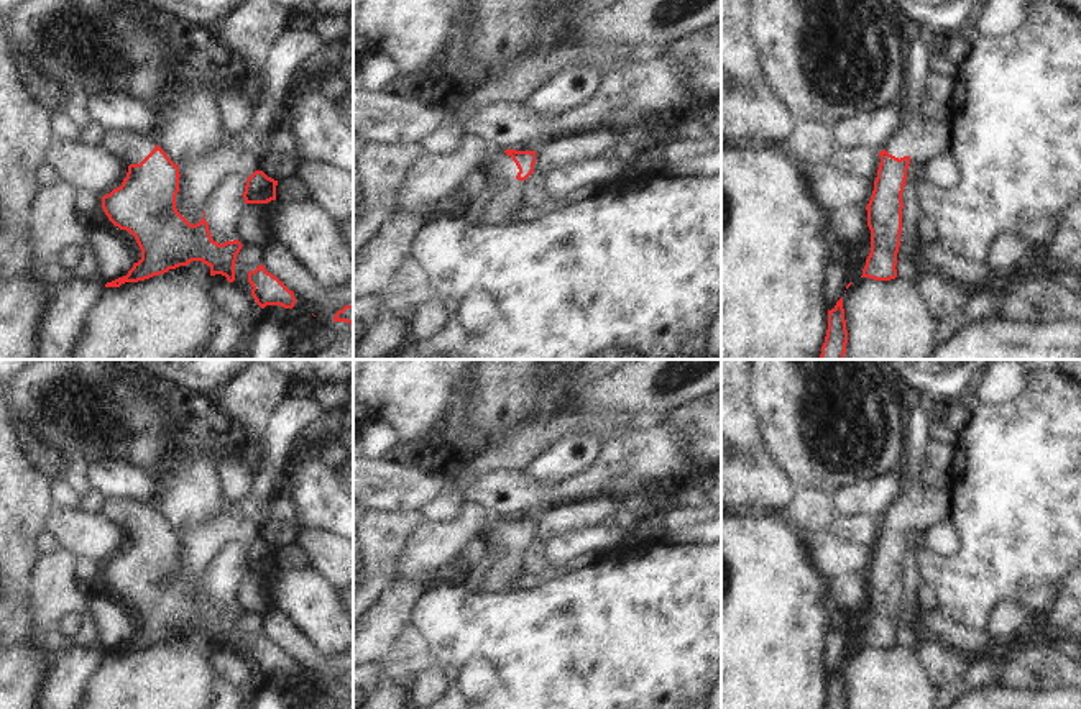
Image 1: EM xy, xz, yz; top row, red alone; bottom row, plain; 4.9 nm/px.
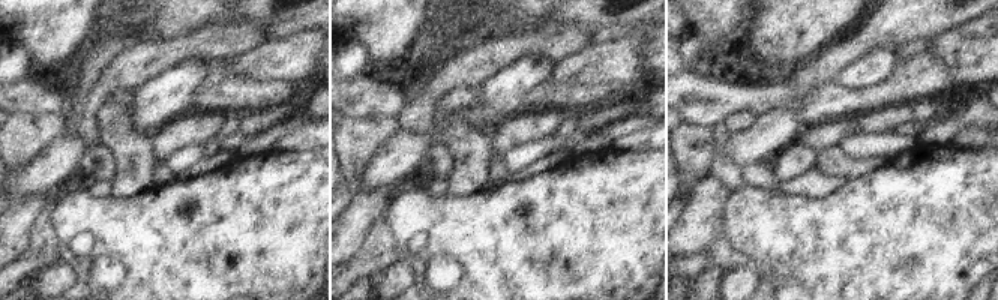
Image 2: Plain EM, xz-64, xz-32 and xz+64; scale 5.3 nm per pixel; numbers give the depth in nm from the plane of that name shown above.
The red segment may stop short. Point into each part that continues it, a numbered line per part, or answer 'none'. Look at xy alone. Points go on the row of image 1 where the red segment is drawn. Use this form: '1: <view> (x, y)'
1: xy (132, 148)

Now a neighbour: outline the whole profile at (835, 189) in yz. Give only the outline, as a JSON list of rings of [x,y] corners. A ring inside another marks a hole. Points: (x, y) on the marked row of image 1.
[[[813,164],[803,169],[812,192],[826,213],[835,213],[846,207],[867,207],[874,182],[853,177],[830,164]]]

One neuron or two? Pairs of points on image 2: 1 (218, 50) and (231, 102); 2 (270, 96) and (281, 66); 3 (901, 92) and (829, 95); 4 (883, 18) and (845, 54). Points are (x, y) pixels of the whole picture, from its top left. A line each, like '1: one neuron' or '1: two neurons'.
1: two neurons
2: two neurons
3: one neuron
4: one neuron

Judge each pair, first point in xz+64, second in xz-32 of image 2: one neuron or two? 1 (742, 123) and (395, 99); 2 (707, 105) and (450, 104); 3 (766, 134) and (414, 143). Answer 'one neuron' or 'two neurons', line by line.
1: two neurons
2: one neuron
3: one neuron

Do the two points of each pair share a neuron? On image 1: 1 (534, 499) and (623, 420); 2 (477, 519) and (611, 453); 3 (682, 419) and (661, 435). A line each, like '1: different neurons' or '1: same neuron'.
1: different neurons
2: different neurons
3: different neurons

